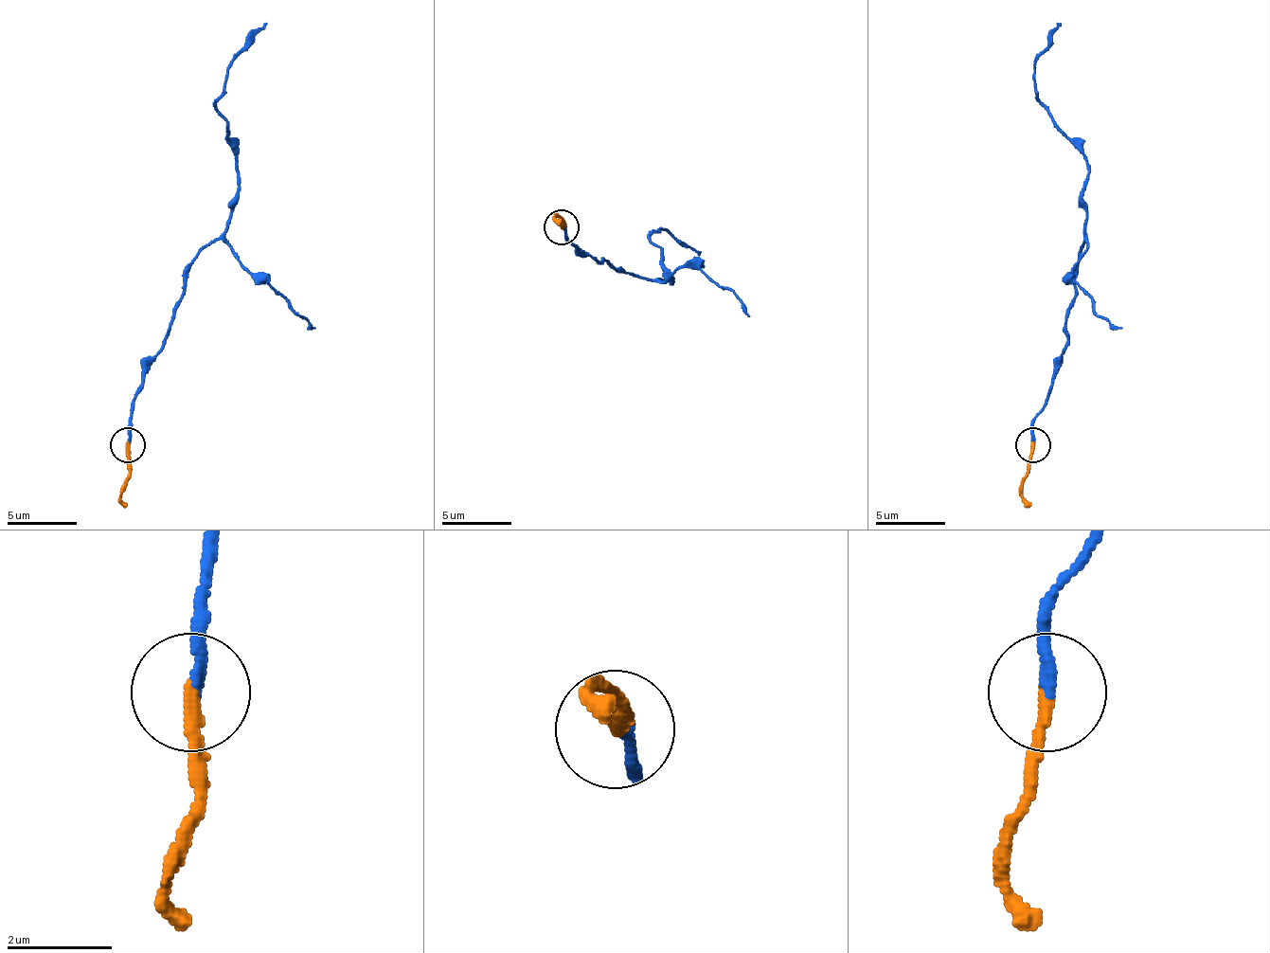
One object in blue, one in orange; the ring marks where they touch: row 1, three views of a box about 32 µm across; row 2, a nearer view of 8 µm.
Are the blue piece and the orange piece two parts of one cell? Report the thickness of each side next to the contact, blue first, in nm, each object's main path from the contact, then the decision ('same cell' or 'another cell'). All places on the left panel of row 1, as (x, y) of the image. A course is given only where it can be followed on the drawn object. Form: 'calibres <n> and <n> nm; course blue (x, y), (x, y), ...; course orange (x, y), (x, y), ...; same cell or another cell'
calibres 220 and 240 nm; course blue (128, 445), (142, 365), (163, 344), (184, 267), (236, 198), (236, 155), (215, 107), (233, 58), (267, 23); course orange (128, 445), (121, 494), (124, 508); another cell

